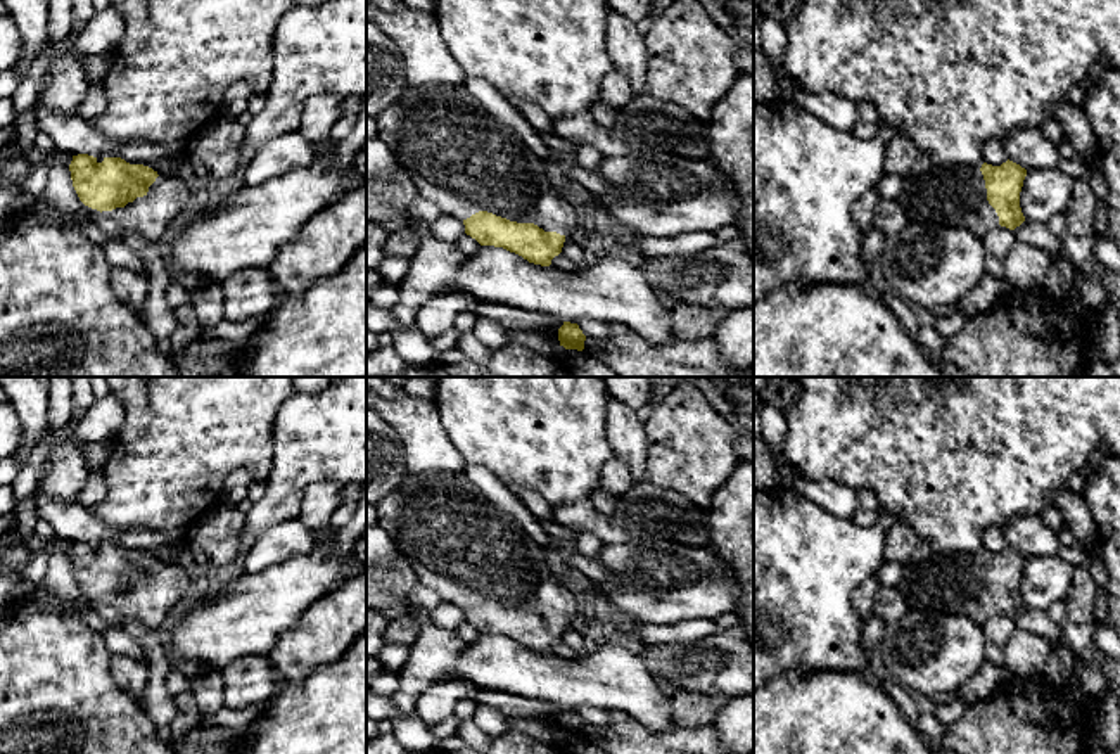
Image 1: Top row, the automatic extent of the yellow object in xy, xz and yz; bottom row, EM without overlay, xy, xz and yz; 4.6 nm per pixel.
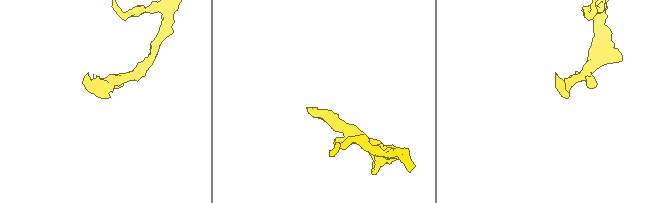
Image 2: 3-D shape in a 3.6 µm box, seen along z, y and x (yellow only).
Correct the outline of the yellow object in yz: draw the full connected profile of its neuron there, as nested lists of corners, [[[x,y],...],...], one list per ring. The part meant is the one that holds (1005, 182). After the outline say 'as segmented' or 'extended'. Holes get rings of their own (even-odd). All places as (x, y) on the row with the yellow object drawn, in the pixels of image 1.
[[[1009,159],[1001,166],[983,163],[980,169],[933,164],[926,175],[906,176],[904,192],[895,202],[904,209],[907,221],[961,227],[983,239],[994,227],[1015,230],[1025,221],[1020,208],[1025,176],[1027,169]]]; extended

